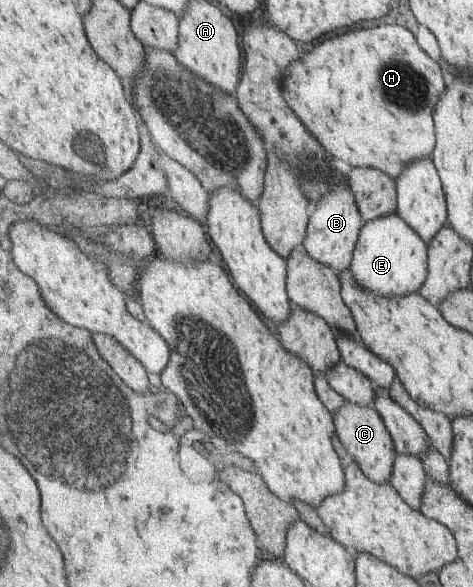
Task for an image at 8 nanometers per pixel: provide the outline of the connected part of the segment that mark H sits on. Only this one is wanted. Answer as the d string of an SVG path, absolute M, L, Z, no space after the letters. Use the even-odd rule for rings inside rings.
M398 24L350 30L326 39L300 60L291 62L283 72L283 95L307 129L339 163L349 168L377 168L398 180L412 161L432 157L437 143L434 110L447 86L440 64L426 52L416 36Z

